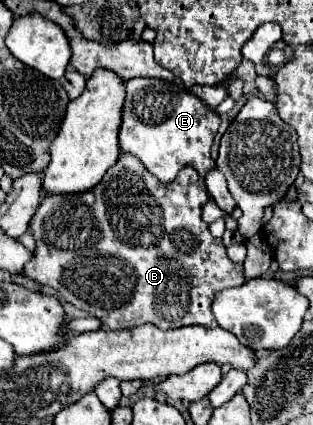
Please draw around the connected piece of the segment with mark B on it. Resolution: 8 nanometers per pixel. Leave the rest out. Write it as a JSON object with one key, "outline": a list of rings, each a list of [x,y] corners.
{"outline":[[[120,154],[118,162],[104,174],[102,182],[98,186],[94,186],[92,190],[88,190],[84,194],[48,196],[40,202],[40,206],[30,222],[32,236],[36,238],[36,252],[34,252],[34,258],[28,262],[28,266],[24,268],[24,274],[28,274],[32,280],[38,280],[40,284],[46,284],[46,286],[52,286],[54,290],[58,290],[60,298],[70,302],[74,308],[84,310],[90,316],[96,316],[102,322],[104,330],[134,328],[134,326],[140,326],[146,322],[156,324],[158,328],[182,328],[182,326],[190,326],[190,324],[212,326],[214,316],[210,312],[210,304],[212,304],[216,292],[220,292],[224,288],[240,286],[244,282],[244,278],[242,278],[242,264],[234,264],[226,256],[226,248],[224,248],[222,240],[214,238],[208,230],[208,224],[202,220],[202,204],[208,202],[208,198],[210,198],[210,194],[206,192],[206,184],[204,184],[204,180],[200,180],[200,176],[196,174],[194,168],[184,168],[184,170],[180,170],[180,174],[176,176],[174,182],[162,184],[132,154]]]}

